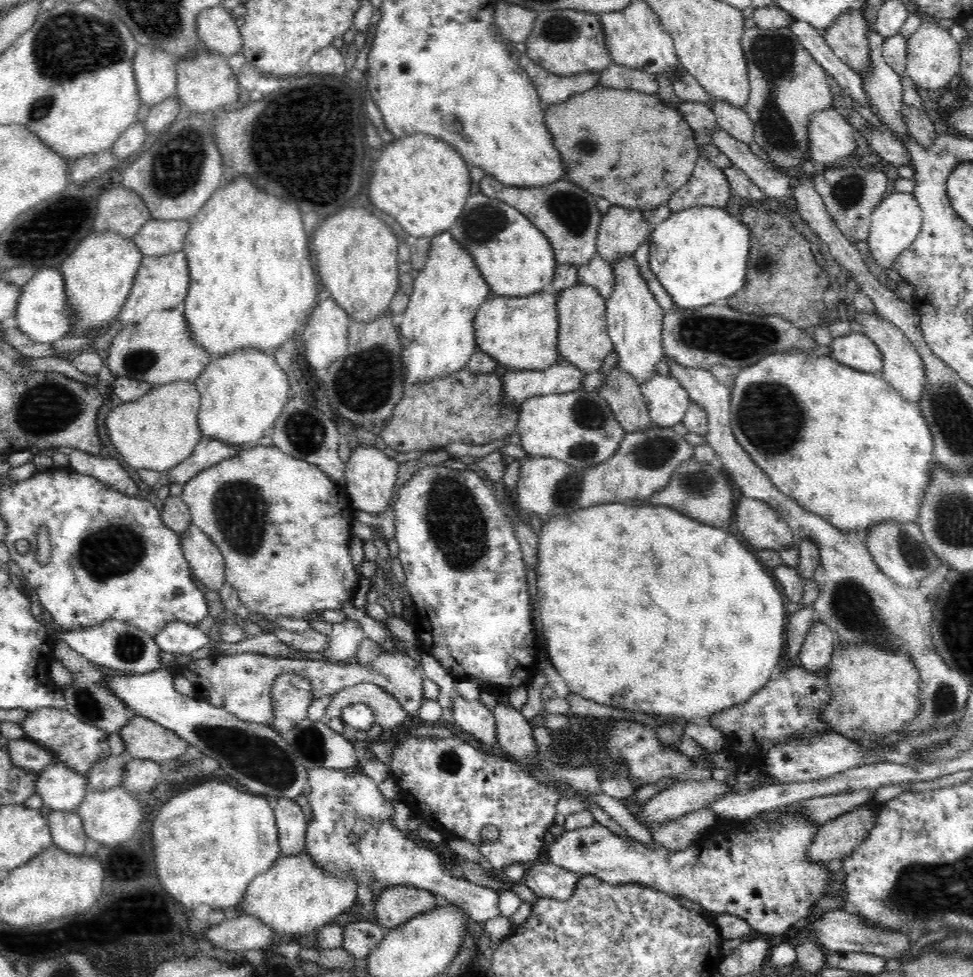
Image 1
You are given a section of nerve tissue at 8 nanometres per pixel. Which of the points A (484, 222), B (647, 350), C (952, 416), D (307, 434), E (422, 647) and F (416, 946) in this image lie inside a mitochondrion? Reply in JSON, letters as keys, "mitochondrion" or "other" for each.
{"A":"mitochondrion","B":"other","C":"mitochondrion","D":"mitochondrion","E":"other","F":"other"}

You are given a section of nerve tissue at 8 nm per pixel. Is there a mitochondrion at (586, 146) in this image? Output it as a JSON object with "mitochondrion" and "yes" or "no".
{"mitochondrion":"yes"}

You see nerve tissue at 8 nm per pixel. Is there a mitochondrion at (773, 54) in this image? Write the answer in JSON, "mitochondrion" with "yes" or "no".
{"mitochondrion":"yes"}

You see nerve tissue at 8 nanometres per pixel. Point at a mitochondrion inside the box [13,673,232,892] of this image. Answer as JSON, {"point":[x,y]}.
{"point":[88,708]}

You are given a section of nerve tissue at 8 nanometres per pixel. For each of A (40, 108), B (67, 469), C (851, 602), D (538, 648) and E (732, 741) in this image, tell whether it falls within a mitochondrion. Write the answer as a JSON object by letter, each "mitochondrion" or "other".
{"A":"mitochondrion","B":"other","C":"mitochondrion","D":"other","E":"other"}

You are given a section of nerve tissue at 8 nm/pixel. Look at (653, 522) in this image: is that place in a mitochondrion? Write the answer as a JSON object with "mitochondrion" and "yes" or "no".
{"mitochondrion":"no"}

